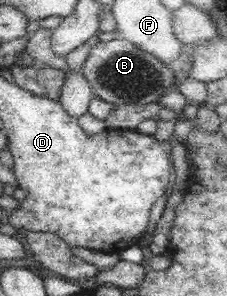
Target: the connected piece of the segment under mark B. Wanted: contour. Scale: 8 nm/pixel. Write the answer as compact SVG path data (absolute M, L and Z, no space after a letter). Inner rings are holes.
M116 36L113 40L98 41L89 52L82 69L94 97L114 104L150 104L172 92L180 76L152 53L140 50L135 44Z

